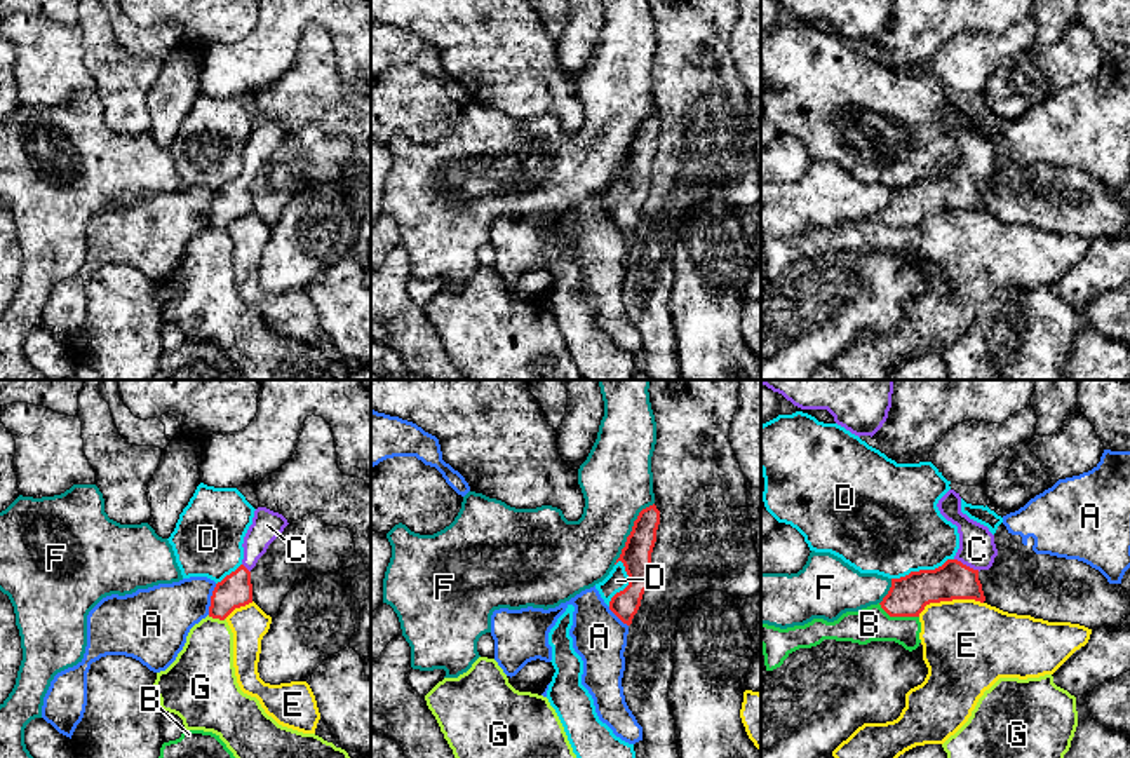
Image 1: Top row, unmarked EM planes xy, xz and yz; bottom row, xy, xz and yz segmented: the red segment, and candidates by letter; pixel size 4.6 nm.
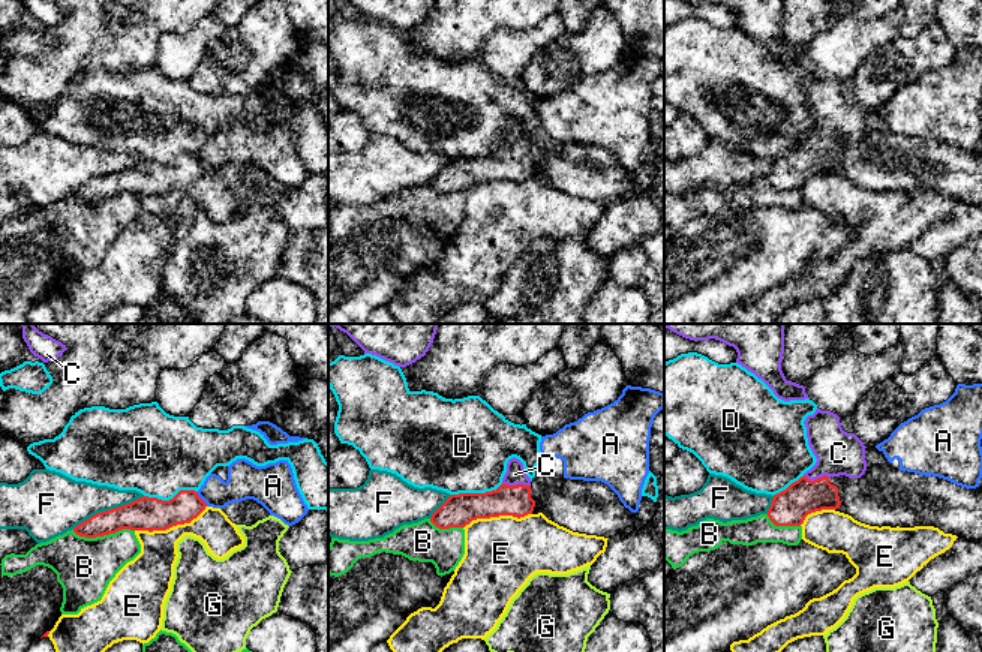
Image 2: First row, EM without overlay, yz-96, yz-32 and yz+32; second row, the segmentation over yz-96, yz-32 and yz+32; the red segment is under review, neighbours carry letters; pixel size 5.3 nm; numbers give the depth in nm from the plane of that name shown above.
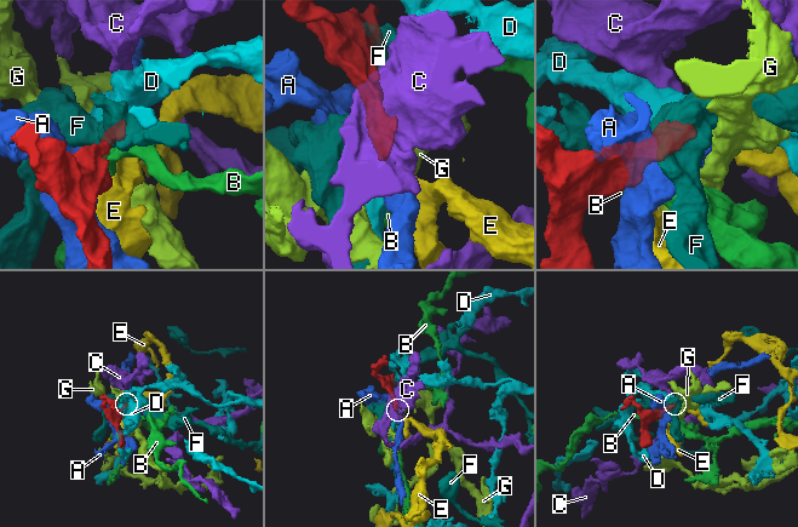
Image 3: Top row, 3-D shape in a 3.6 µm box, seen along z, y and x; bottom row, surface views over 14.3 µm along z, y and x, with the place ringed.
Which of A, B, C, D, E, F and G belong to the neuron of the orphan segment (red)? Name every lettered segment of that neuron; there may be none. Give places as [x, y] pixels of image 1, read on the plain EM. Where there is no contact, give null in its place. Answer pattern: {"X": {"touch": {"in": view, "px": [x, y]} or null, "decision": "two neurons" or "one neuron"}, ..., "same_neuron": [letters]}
{"A": {"touch": {"in": "xy", "px": [211, 209]}, "decision": "two neurons"}, "B": {"touch": {"in": "yz", "px": [899, 225]}, "decision": "two neurons"}, "C": {"touch": {"in": "yz", "px": [965, 175]}, "decision": "one neuron"}, "D": {"touch": {"in": "yz", "px": [921, 180]}, "decision": "two neurons"}, "E": {"touch": {"in": "yz", "px": [949, 209]}, "decision": "two neurons"}, "F": {"touch": {"in": "xz", "px": [631, 142]}, "decision": "two neurons"}, "G": {"touch": {"in": "xy", "px": [216, 227]}, "decision": "two neurons"}, "same_neuron": ["C"]}

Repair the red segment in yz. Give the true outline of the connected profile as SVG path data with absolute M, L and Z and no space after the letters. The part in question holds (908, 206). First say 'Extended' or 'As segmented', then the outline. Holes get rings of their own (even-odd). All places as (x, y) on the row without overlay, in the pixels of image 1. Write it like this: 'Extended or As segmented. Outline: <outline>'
Extended. Outline: M949 99L937 117L958 136L959 159L952 169L935 179L891 188L891 197L879 213L890 227L919 227L926 214L940 211L985 211L979 181L989 179L998 166L994 145L961 122L961 106L954 99Z

